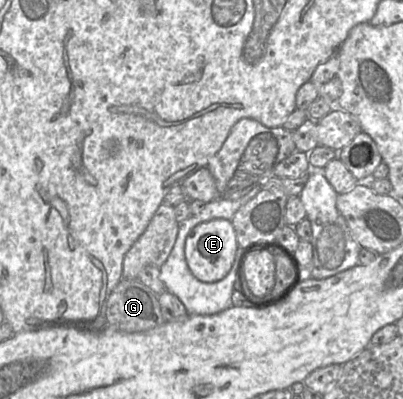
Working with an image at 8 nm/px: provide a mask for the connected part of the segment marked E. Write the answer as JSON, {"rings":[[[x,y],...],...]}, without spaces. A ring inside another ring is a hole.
{"rings":[[[213,219],[194,227],[186,238],[185,259],[191,273],[201,282],[217,282],[229,273],[237,253],[238,244],[232,222]]]}

